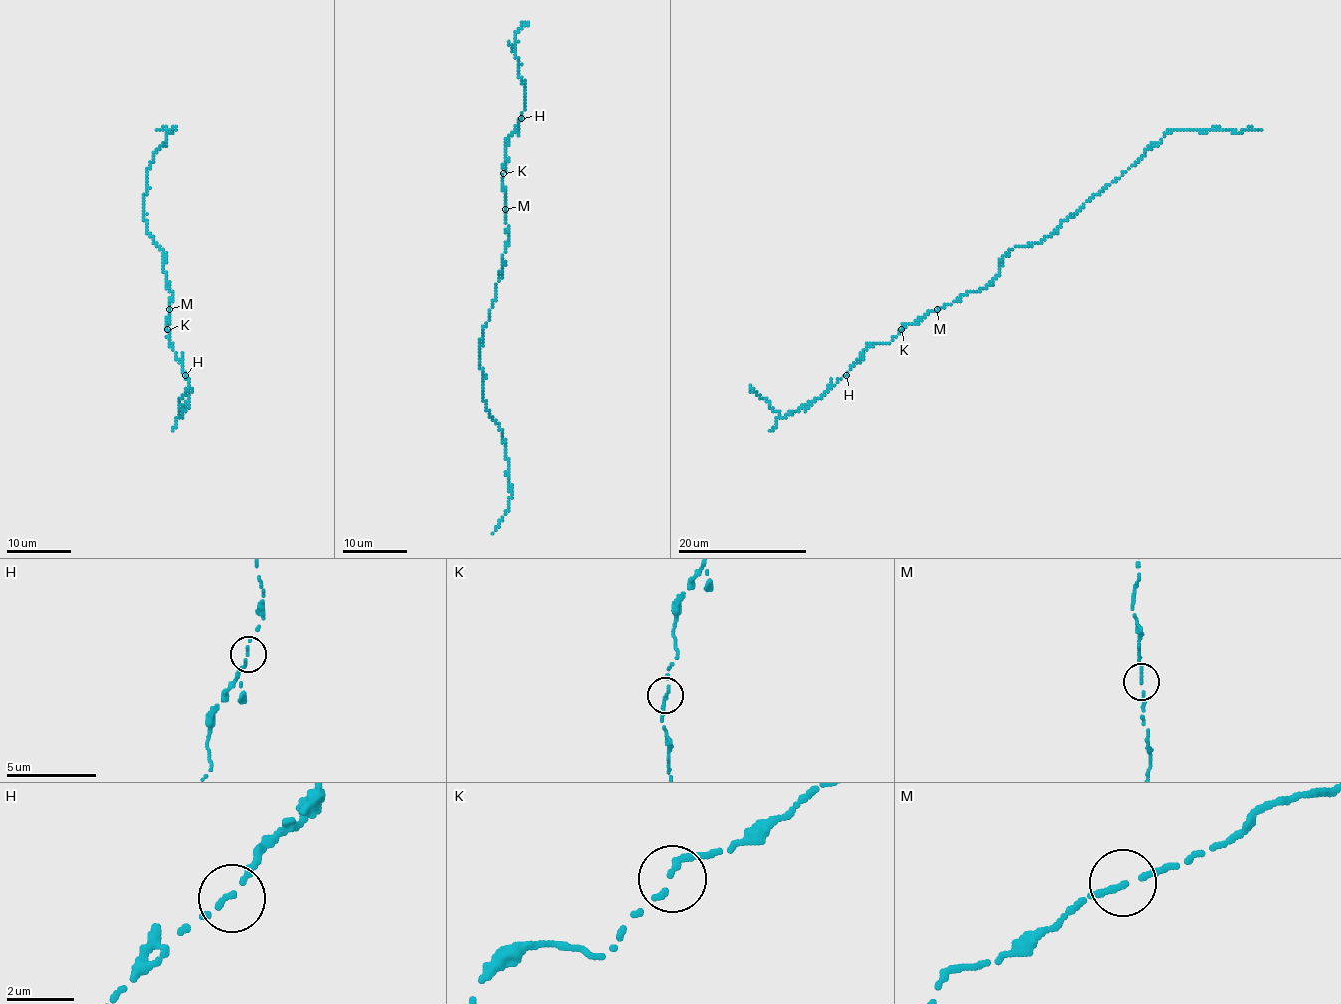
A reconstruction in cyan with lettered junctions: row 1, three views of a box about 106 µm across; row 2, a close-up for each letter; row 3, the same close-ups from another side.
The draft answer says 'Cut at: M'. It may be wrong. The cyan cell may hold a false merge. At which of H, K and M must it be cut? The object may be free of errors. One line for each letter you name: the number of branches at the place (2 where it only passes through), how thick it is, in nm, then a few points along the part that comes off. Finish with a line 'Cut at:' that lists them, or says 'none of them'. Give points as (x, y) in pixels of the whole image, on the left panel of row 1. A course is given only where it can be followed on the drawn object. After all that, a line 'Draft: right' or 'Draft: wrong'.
M: branches 2; calibre 150 nm; course (169, 308), (172, 294), (164, 271), (165, 257), (152, 237), (143, 207), (154, 152), (175, 129), (156, 129)
Cut at: M
Draft: right

